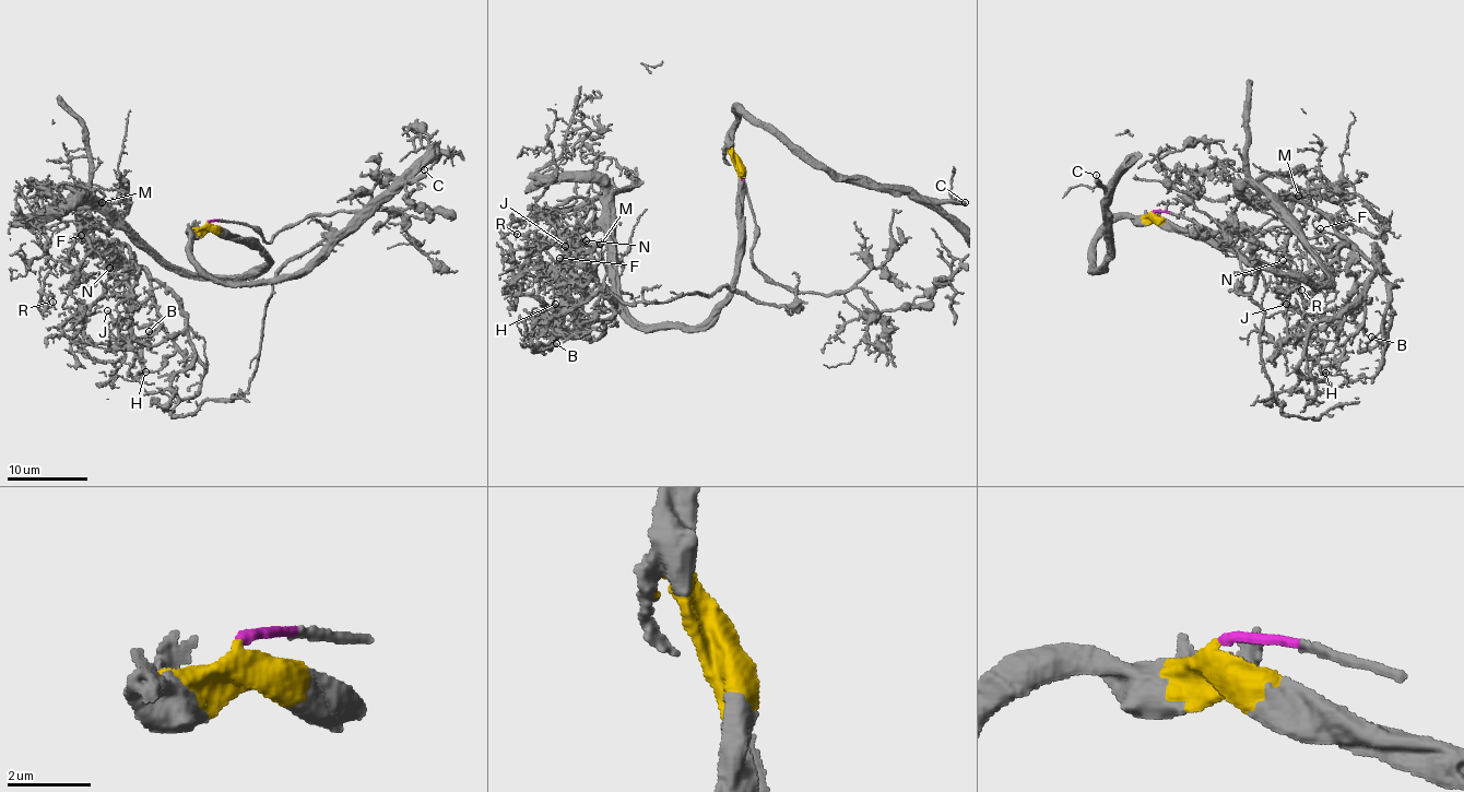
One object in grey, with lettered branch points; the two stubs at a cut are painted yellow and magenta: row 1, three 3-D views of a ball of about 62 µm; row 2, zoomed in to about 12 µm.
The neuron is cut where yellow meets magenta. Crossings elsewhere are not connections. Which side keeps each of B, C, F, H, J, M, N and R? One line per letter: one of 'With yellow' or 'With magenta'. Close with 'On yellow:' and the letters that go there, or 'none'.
B: With yellow
C: With yellow
F: With yellow
H: With yellow
J: With yellow
M: With yellow
N: With yellow
R: With yellow
On yellow: B, C, F, H, J, M, N, R

